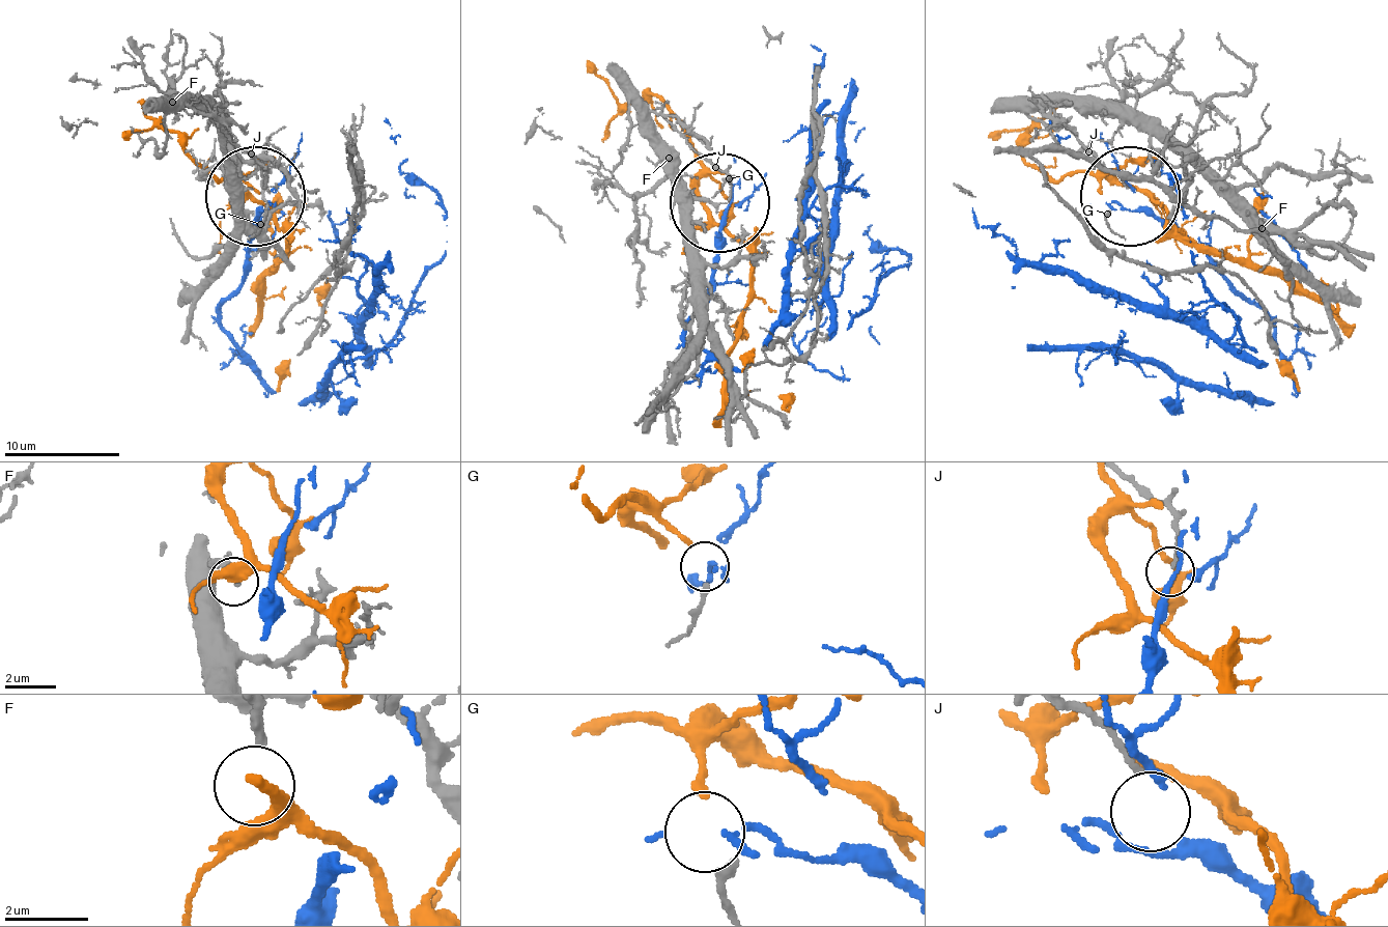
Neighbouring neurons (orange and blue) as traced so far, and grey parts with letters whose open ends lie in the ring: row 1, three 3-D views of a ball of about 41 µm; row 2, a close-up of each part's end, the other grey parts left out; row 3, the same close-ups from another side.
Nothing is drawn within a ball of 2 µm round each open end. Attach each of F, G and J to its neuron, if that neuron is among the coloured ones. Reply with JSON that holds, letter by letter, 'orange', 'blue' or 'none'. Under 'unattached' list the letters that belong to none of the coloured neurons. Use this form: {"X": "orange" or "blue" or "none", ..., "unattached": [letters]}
{"F": "none", "G": "orange", "J": "blue", "unattached": ["F"]}

